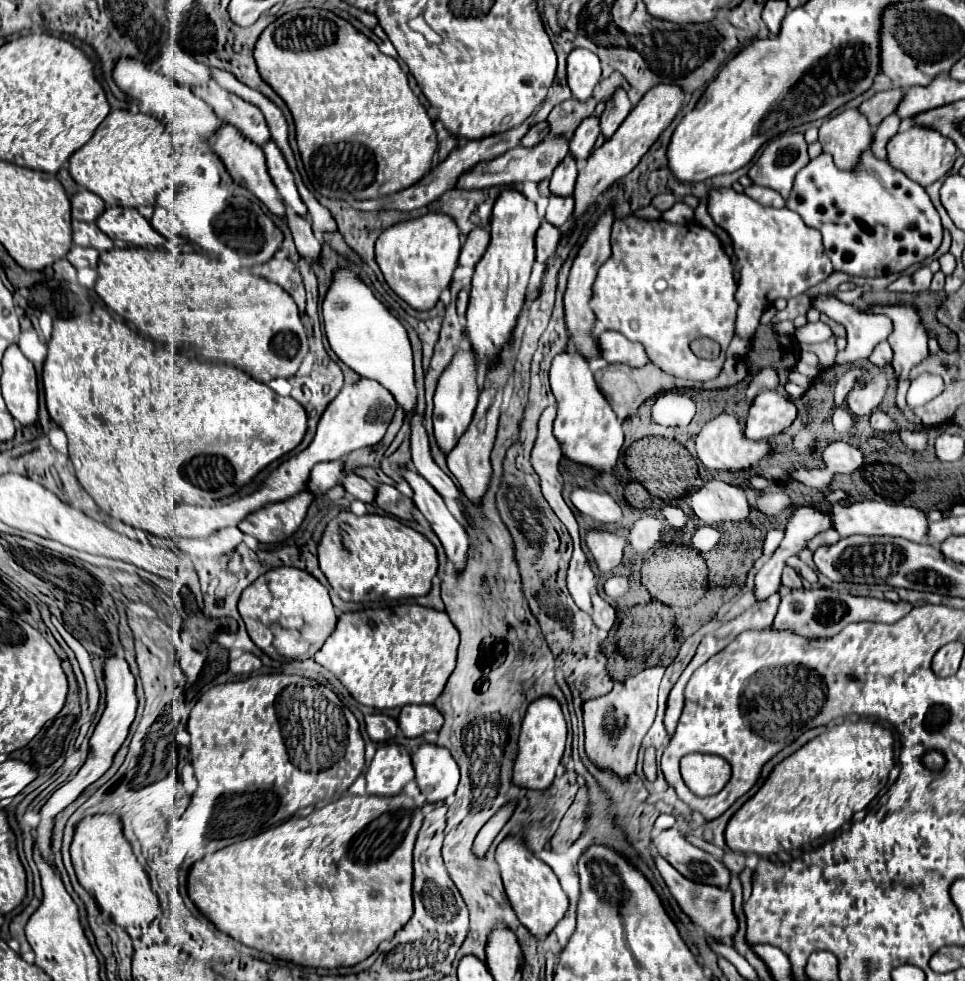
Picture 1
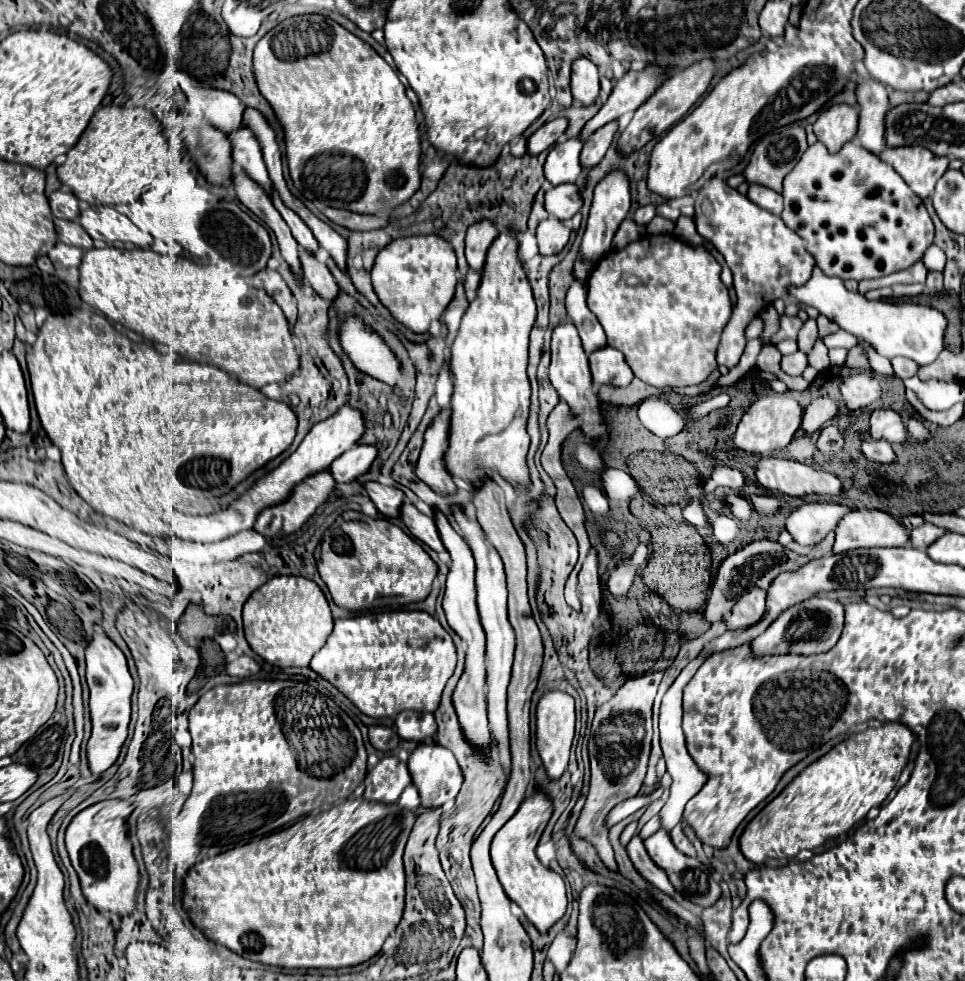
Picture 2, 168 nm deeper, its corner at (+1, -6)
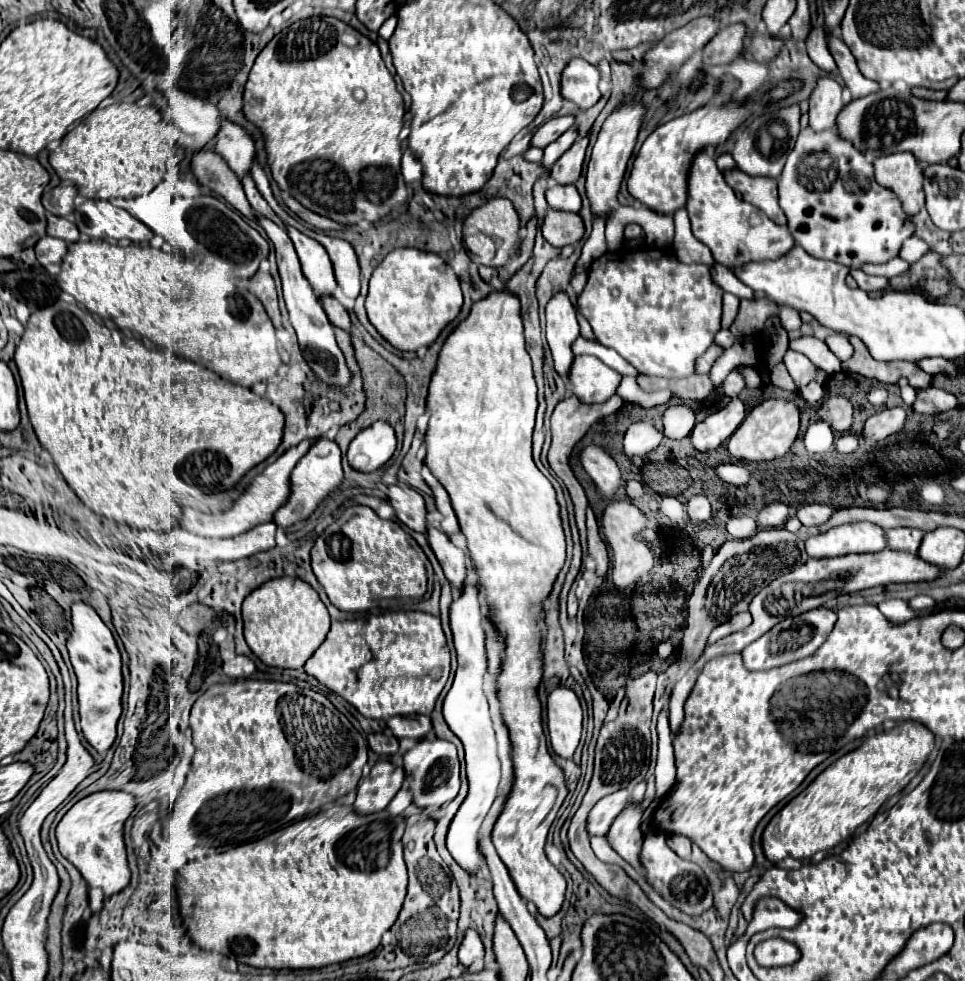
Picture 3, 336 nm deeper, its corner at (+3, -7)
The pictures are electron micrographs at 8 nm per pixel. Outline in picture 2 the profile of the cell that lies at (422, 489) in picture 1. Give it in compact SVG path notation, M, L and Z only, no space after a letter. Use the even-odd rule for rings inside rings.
M434 511L434 513L436 513L436 525L440 529L442 543L448 549L450 559L452 559L452 567L450 567L450 573L448 573L442 607L444 607L448 625L466 643L466 665L464 665L464 673L462 673L462 677L456 683L456 689L452 693L452 703L454 703L454 711L458 715L458 723L460 723L460 729L464 733L466 743L478 755L488 757L490 755L490 747L492 747L492 735L490 735L490 729L488 729L486 689L484 689L484 685L486 685L486 637L484 637L484 629L482 629L482 623L480 623L478 607L476 607L476 585L474 585L476 565L474 565L472 551L460 539L460 535L452 529L450 521L440 511Z

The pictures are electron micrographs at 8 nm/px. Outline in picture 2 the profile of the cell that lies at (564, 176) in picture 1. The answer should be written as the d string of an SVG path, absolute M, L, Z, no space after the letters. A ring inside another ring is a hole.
M560 139L548 153L544 163L544 175L552 185L576 181L582 173L580 167L580 139Z

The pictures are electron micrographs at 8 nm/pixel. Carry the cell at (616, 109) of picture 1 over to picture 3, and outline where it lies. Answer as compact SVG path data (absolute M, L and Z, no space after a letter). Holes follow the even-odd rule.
M588 136L576 140L576 142L572 144L572 148L552 166L550 176L552 176L558 184L574 184L574 182L580 178L582 166L584 166L584 158L586 158L588 142L590 142Z

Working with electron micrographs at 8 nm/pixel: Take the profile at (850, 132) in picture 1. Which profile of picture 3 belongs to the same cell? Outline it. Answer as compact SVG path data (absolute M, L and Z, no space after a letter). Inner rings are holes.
M822 78L810 96L810 128L818 132L834 128L842 106L842 86L832 78Z

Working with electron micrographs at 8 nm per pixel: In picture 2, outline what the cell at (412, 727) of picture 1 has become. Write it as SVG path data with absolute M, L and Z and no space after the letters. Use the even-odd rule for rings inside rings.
M404 711L396 717L396 729L398 735L406 741L426 741L436 733L436 721L432 713L416 713L416 711Z

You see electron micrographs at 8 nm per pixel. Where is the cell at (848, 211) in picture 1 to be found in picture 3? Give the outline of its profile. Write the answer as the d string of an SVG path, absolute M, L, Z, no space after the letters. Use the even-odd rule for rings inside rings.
M812 128L800 130L794 150L788 154L786 166L778 180L780 208L786 214L788 230L798 246L802 246L810 256L832 260L850 270L862 268L864 264L886 264L900 254L902 244L914 236L914 222L910 214L902 210L898 196L884 186L874 182L874 166L864 152L854 148L852 142L840 138L838 130L814 132Z

